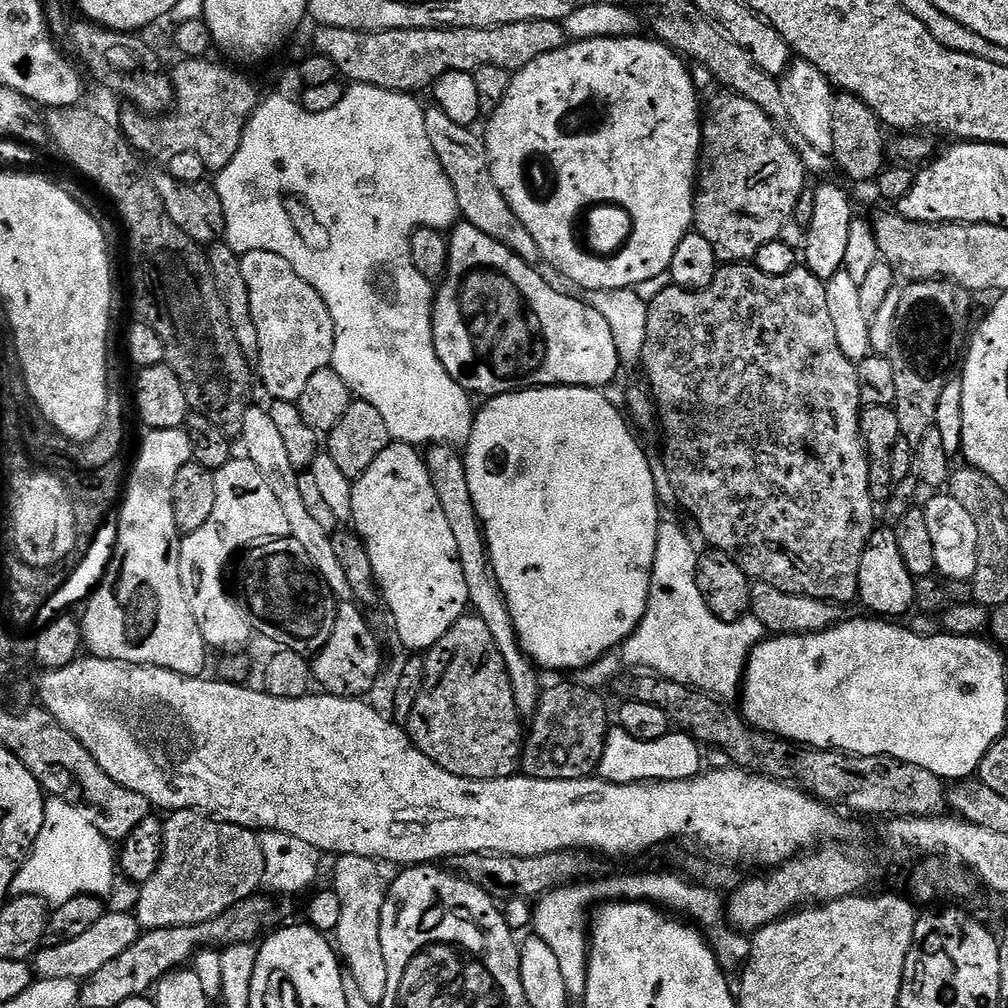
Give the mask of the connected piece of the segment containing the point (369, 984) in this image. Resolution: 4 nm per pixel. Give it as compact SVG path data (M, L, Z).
M341 856L336 863L338 902L342 902L342 919L334 933L338 955L343 967L351 975L373 1006L379 1006L386 998L386 958L382 954L380 919L386 895L386 879L380 873L381 865L370 858Z

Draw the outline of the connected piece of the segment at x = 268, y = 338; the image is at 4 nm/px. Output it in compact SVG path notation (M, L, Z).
M262 250L246 252L240 256L242 275L249 291L250 311L258 330L258 380L264 383L272 400L299 401L306 382L318 374L318 370L332 363L336 335L334 322L326 302L278 254Z

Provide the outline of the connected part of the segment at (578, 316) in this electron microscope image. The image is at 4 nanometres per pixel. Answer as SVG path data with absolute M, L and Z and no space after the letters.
M463 222L457 223L451 229L447 237L448 242L448 269L444 277L439 281L434 292L434 331L436 334L436 353L446 366L446 374L458 382L458 386L465 388L469 394L476 392L480 398L491 398L501 396L507 392L520 392L523 388L595 388L597 390L607 389L607 384L622 372L618 349L614 344L614 334L611 332L610 323L598 314L596 309L592 309L584 302L576 302L565 295L558 294L557 291L550 290L538 278L533 265L522 262L518 254L506 250L506 246L501 248L488 248L488 238L478 230L478 226L470 226Z

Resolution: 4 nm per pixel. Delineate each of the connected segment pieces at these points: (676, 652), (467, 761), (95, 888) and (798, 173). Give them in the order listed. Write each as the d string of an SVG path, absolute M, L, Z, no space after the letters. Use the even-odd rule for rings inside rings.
M665 519L658 530L658 546L654 554L654 570L650 582L650 598L646 606L646 614L642 622L633 630L632 635L624 641L624 664L629 668L649 668L666 680L673 680L685 684L698 692L705 692L715 700L732 702L741 695L744 682L744 669L748 666L748 659L756 645L765 639L766 633L762 622L749 614L733 624L722 622L706 606L702 594L698 590L696 581L696 562L698 551L692 545L692 540L675 524Z
M475 614L458 618L458 622L454 622L454 626L450 626L444 637L430 649L426 660L429 665L448 665L441 670L440 677L433 684L431 681L421 692L406 723L406 731L417 750L426 754L426 758L433 760L442 770L463 780L497 780L517 775L522 764L526 724L514 702L506 662L502 662L502 654L486 622Z
M48 796L44 802L42 830L14 878L11 895L37 896L49 906L79 896L108 898L116 884L112 875L117 872L118 856L113 841L101 834L92 817L60 796Z
M727 90L719 93L721 96L713 98L709 104L706 104L706 111L702 116L702 139L700 142L700 163L698 165L698 175L694 185L694 228L702 234L702 238L706 238L706 242L710 242L710 246L714 246L714 254L717 261L720 262L748 262L755 257L756 251L762 246L766 246L766 242L777 239L779 231L784 223L791 221L794 214L792 211L796 208L796 203L800 200L800 195L804 192L804 179L806 173L804 163L801 162L800 156L791 146L788 145L784 135L780 133L779 128L769 120L767 114L758 106L754 106L754 102L750 102L746 98L736 95L734 92Z

